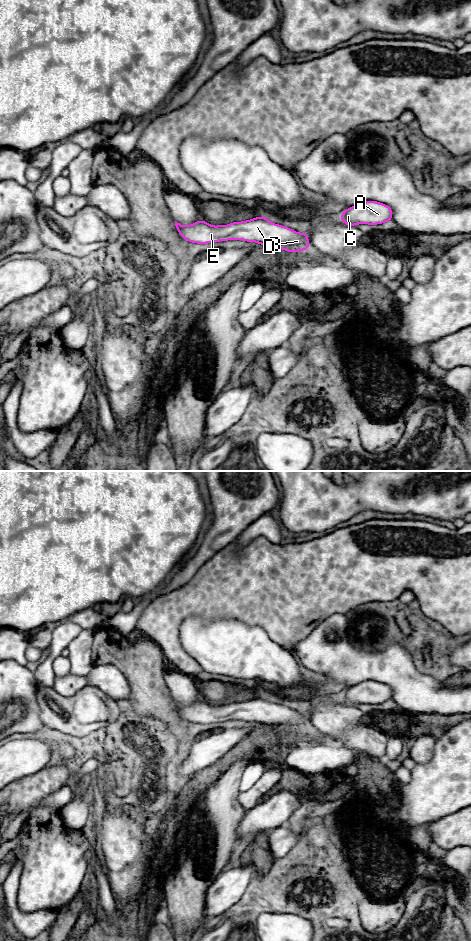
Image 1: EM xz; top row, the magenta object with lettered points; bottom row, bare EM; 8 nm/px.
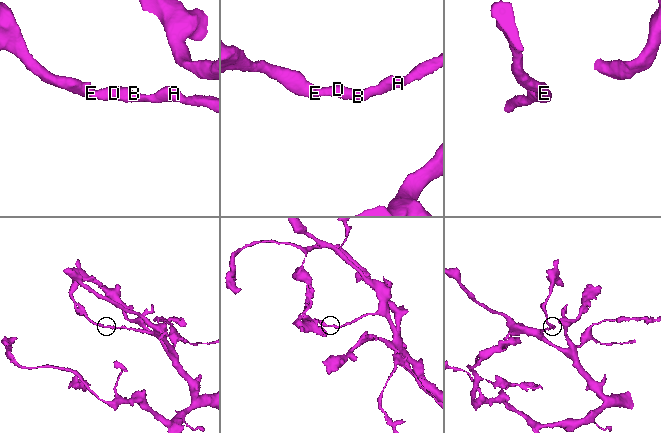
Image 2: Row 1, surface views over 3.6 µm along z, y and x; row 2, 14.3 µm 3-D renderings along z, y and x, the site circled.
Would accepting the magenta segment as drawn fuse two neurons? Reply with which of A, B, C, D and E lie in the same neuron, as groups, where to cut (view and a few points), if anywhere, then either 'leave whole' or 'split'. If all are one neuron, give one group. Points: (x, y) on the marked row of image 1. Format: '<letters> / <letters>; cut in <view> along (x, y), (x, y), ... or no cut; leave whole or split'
A B C D E; no cut; leave whole

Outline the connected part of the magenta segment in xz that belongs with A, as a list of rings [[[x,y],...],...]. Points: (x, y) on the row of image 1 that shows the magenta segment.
[[[365,201],[345,209],[339,216],[343,224],[355,226],[357,224],[378,225],[392,221],[393,210],[390,206],[378,201]]]

